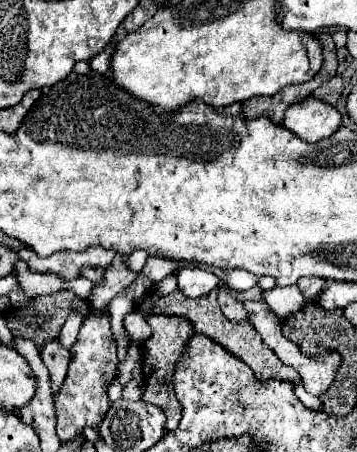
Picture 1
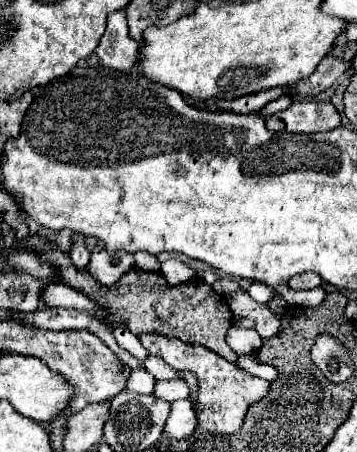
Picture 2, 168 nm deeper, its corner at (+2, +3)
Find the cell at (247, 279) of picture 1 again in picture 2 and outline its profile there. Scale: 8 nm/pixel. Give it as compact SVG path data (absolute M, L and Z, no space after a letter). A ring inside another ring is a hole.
M251 284L247 292L249 292L251 298L253 298L255 302L259 302L259 304L267 304L271 298L277 296L275 288L269 288L267 284Z

